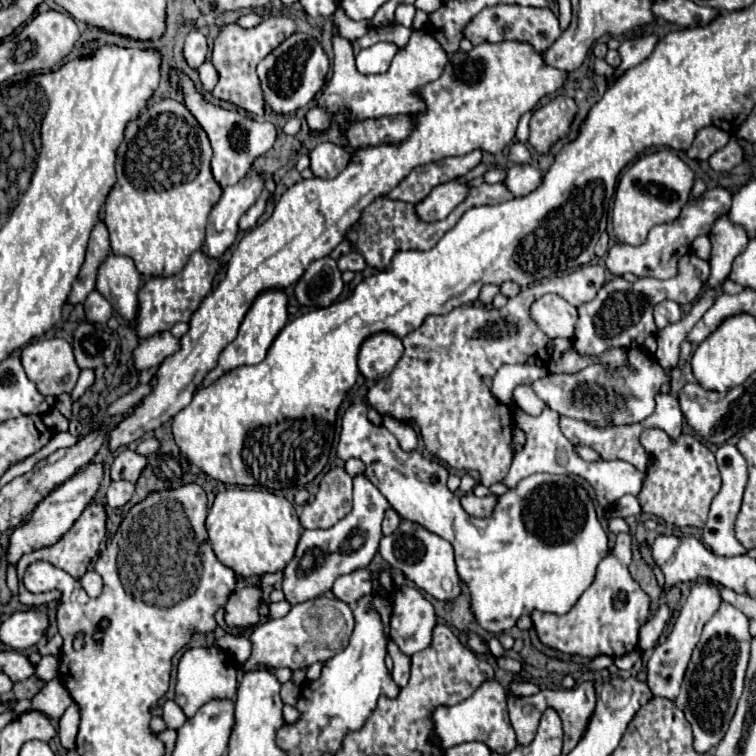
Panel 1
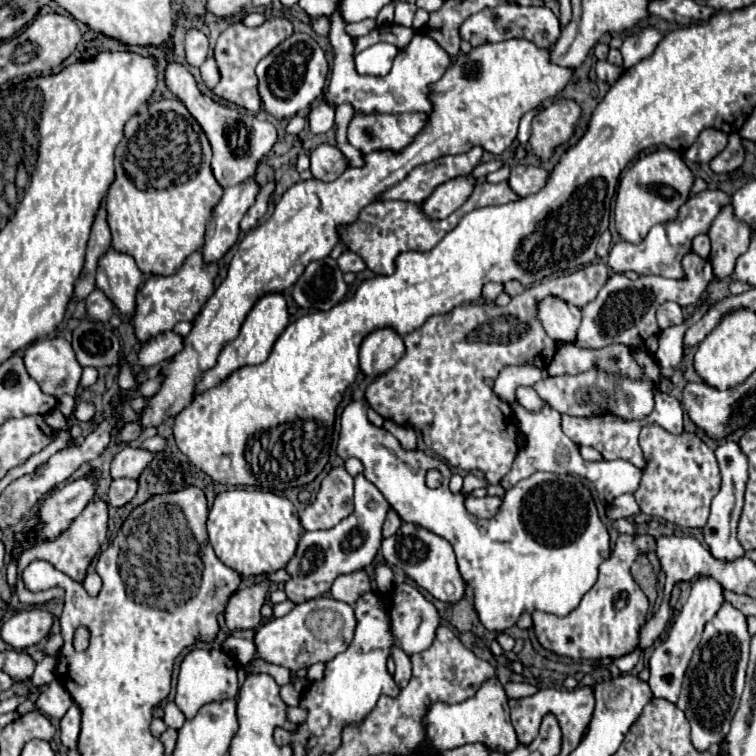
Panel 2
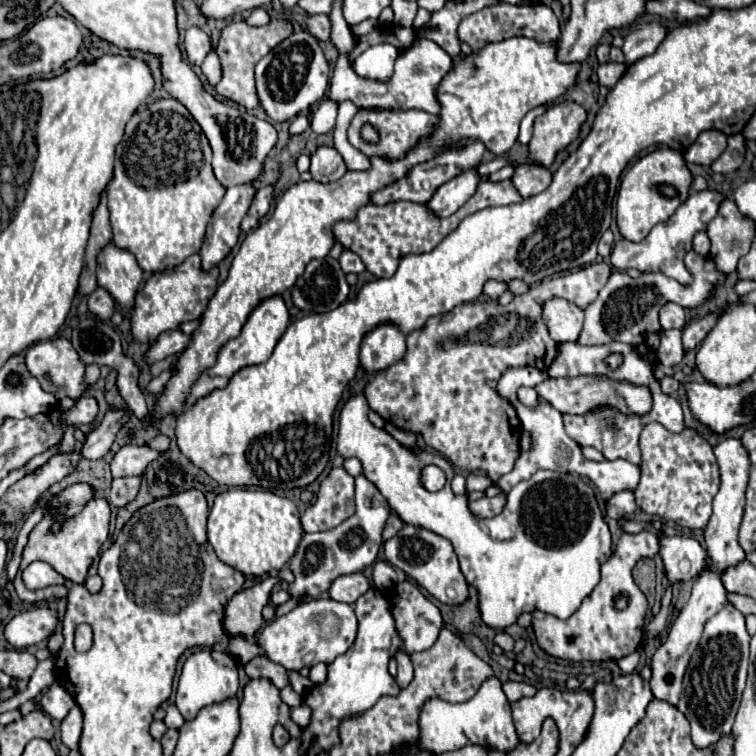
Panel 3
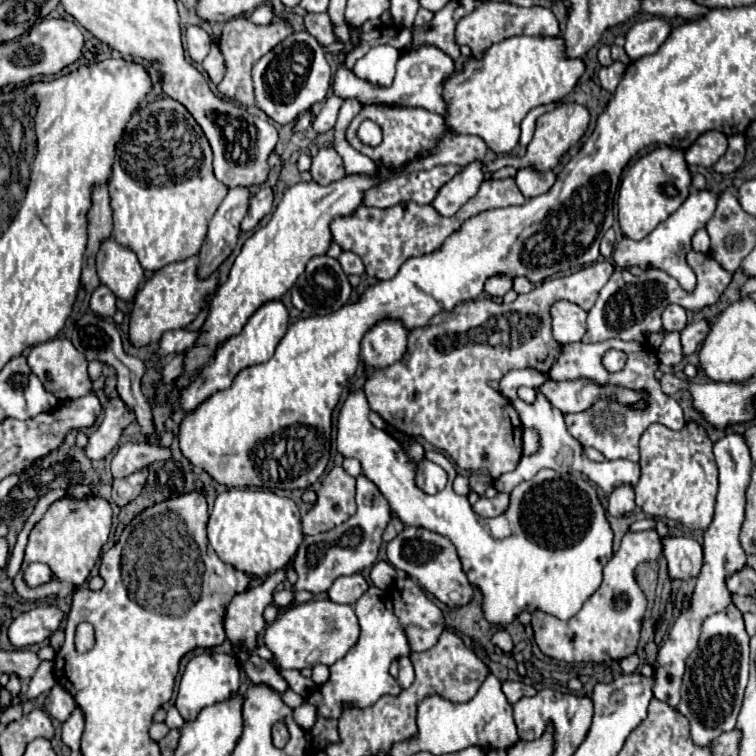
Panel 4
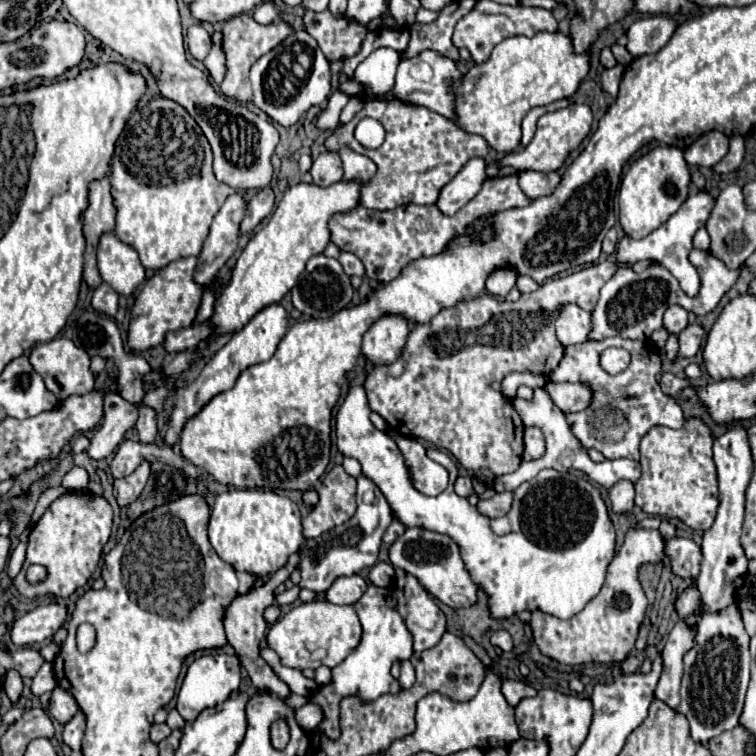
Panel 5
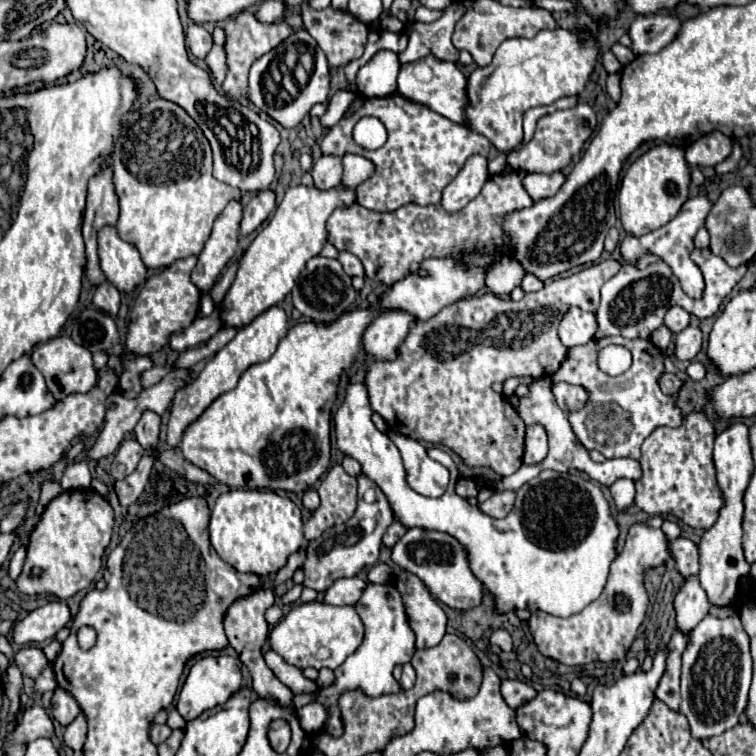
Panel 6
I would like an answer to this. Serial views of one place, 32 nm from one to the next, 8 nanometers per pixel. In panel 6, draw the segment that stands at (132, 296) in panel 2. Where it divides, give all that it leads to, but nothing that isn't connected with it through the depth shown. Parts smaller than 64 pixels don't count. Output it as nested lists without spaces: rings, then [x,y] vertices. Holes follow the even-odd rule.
[[[106,226],[100,230],[98,256],[106,280],[120,292],[130,292],[146,280],[146,266],[142,264],[138,250],[124,242],[116,234],[116,228]]]

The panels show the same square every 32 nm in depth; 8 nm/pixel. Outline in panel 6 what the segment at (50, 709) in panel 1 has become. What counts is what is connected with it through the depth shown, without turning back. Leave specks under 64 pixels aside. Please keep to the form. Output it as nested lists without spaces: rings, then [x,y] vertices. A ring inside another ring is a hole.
[[[56,688],[52,696],[52,716],[62,726],[68,726],[78,714],[80,714],[80,706],[76,704],[74,696],[68,696],[68,692],[64,692],[62,688]]]

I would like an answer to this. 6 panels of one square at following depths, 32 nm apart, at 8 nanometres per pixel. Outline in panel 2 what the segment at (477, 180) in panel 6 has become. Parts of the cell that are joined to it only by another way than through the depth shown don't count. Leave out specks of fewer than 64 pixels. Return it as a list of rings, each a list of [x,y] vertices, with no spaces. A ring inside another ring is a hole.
[[[458,176],[454,180],[448,180],[440,184],[432,192],[432,196],[424,200],[424,204],[420,204],[420,210],[430,220],[448,218],[456,208],[460,208],[460,204],[464,204],[464,200],[472,194],[472,188],[474,188],[474,178],[470,176]]]

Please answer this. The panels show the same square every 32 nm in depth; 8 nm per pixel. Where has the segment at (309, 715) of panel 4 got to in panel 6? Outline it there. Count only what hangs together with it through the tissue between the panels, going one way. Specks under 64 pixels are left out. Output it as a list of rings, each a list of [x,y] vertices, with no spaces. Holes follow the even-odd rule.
[[[310,702],[306,706],[302,706],[298,712],[296,712],[298,720],[300,720],[300,726],[304,728],[304,732],[308,734],[316,734],[322,730],[328,714],[326,714],[326,708],[318,702]]]

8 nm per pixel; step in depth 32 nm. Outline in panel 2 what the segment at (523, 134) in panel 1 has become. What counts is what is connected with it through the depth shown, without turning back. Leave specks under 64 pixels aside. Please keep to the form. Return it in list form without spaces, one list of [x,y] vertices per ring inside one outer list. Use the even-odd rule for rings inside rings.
[[[530,110],[522,116],[520,120],[520,128],[518,128],[518,142],[520,144],[528,144],[528,138],[530,138],[530,122],[532,118],[538,114],[538,110]]]

